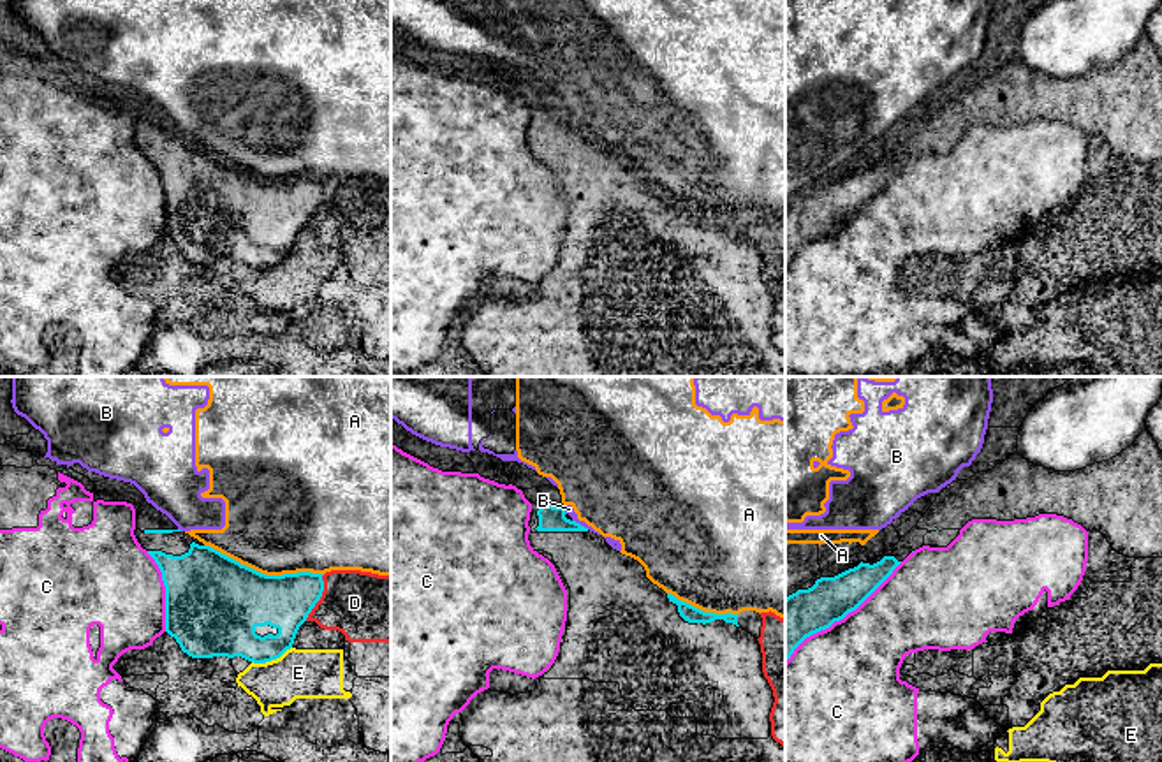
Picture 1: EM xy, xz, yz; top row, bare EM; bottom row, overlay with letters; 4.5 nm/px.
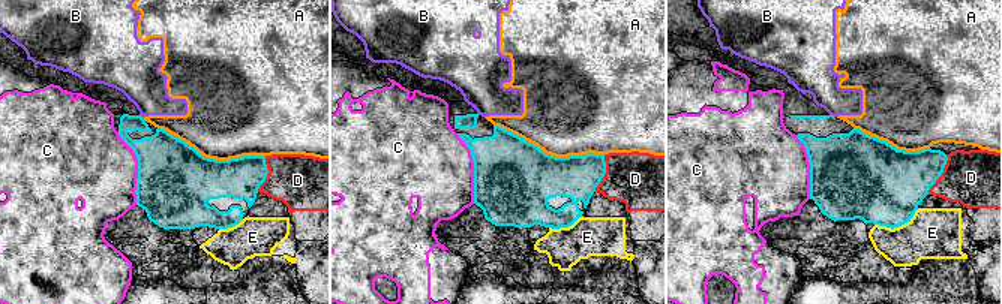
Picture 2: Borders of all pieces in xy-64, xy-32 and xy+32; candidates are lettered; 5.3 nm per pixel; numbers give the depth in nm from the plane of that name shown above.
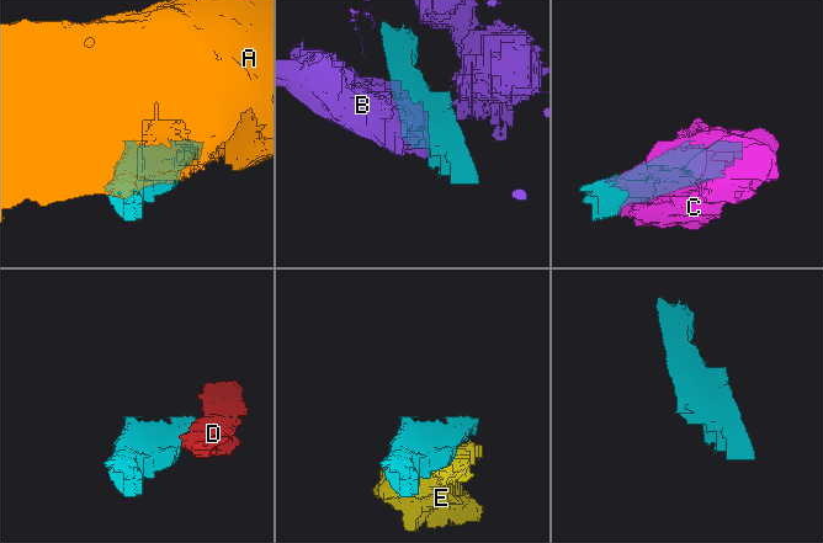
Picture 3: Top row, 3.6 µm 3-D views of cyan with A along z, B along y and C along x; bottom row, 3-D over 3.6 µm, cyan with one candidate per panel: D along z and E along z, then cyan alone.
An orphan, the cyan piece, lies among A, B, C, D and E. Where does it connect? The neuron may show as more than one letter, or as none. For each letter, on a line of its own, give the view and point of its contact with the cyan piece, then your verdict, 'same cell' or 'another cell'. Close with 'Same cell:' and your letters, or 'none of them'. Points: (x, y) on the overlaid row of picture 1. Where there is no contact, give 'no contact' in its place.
A: xy (264, 574) | another cell
B: xz (580, 525) | another cell
C: yz (842, 618) | another cell
D: xy (319, 599) | another cell
E: xy (272, 659) | another cell
Same cell: none of them

